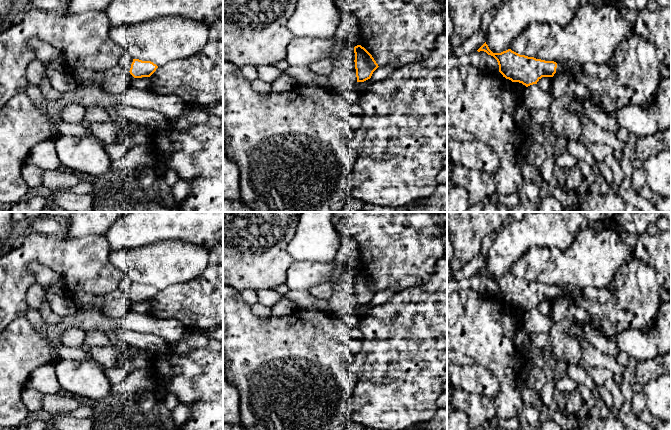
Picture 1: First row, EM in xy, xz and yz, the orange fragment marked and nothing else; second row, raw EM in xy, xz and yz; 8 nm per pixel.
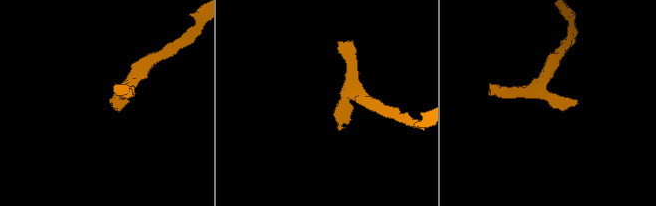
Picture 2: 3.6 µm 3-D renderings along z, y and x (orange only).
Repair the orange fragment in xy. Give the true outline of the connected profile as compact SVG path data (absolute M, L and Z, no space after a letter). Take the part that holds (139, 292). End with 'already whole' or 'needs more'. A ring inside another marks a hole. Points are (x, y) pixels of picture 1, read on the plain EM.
M133 283L129 296L134 302L150 301L157 292L158 290L151 285Z; already whole

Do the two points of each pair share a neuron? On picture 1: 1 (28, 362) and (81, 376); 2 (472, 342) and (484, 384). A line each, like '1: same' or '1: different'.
1: different
2: different

